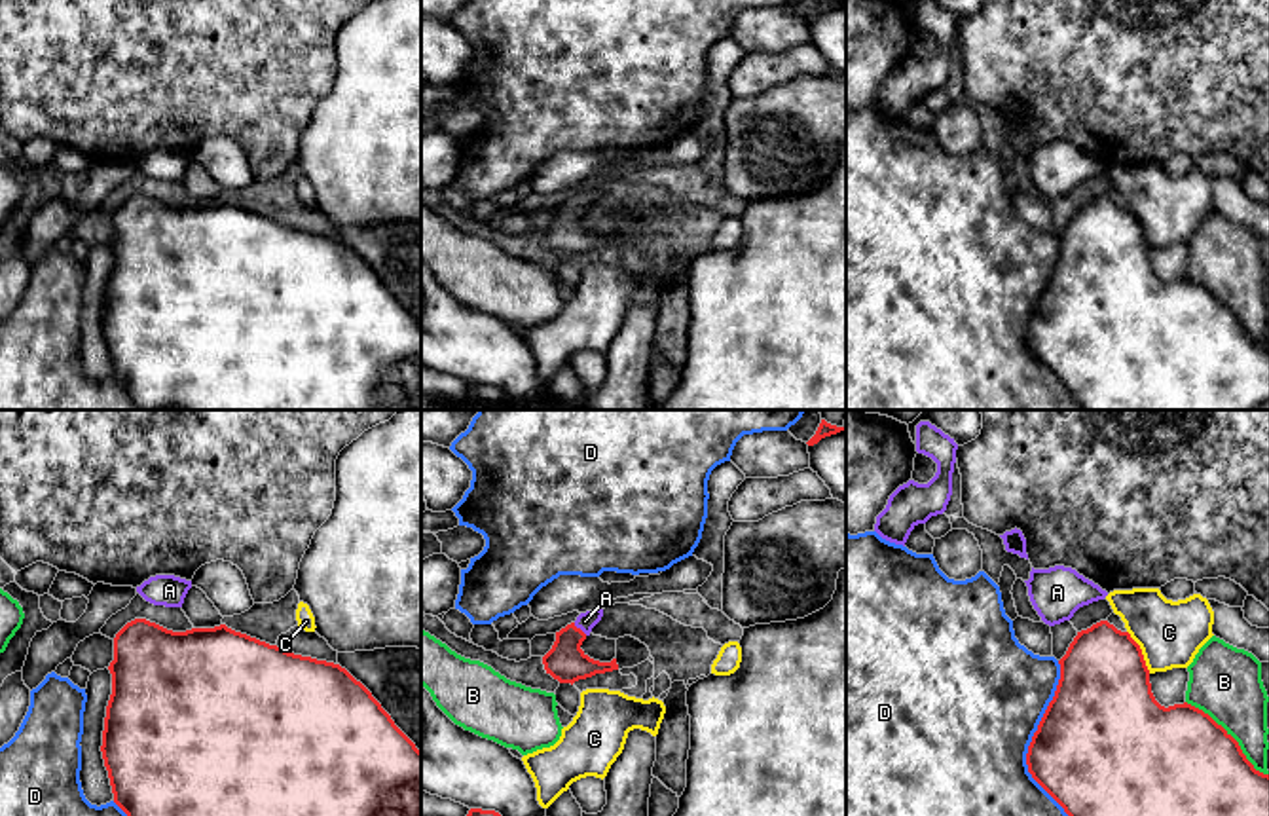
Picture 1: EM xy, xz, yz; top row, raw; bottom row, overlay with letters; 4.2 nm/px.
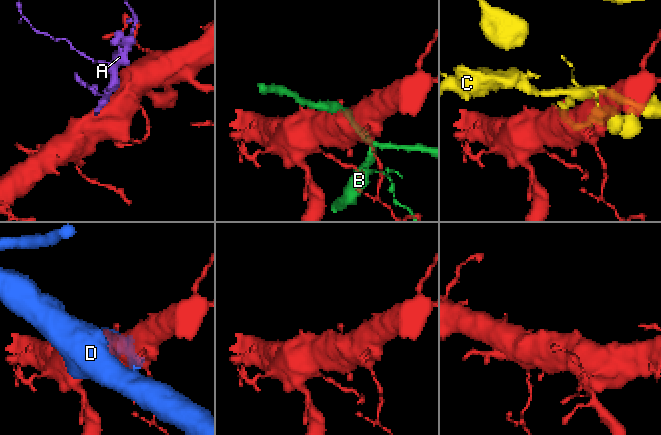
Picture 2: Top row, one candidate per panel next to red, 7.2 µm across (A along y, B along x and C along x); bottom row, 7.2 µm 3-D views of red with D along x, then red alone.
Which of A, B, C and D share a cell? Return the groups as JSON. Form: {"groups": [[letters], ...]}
{"groups": [["A"], ["B"], ["C"], ["D"]]}

